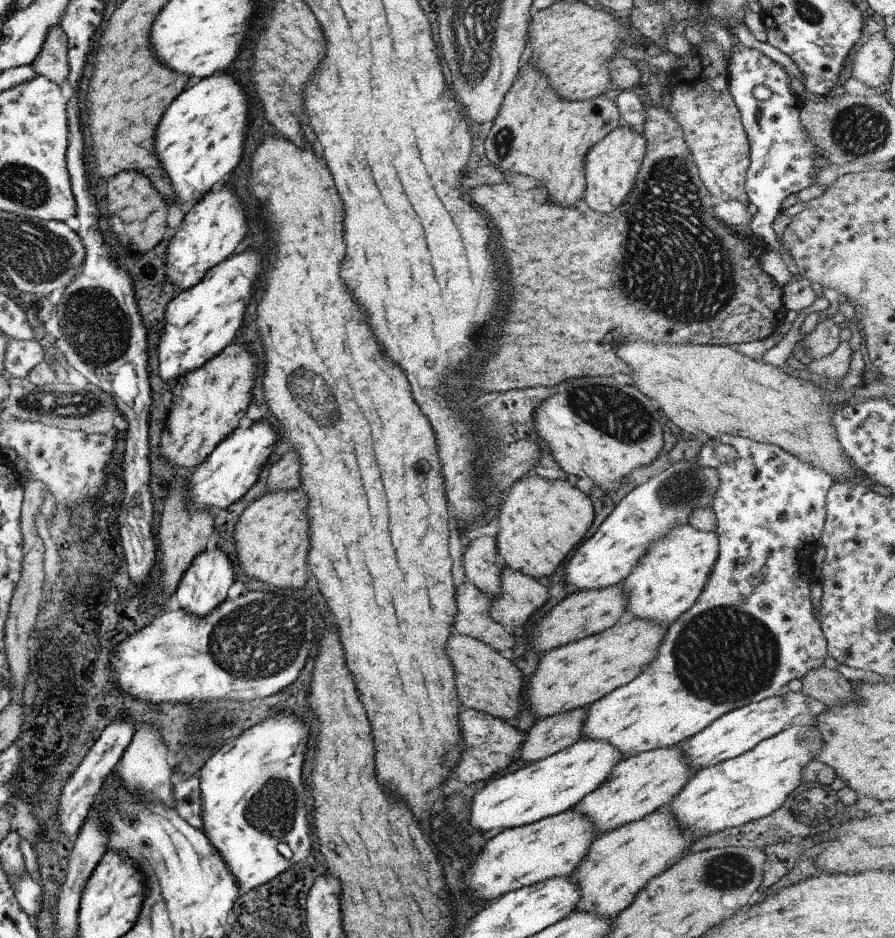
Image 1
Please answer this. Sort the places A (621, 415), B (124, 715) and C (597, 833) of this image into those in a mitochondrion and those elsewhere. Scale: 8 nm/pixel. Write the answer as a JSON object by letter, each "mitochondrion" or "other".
{"A":"mitochondrion","B":"other","C":"other"}

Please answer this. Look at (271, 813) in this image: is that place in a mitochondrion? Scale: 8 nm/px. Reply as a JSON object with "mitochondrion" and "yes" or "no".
{"mitochondrion":"yes"}

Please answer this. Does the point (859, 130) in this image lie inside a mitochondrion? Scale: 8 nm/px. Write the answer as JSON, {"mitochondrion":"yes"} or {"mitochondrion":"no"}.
{"mitochondrion":"yes"}

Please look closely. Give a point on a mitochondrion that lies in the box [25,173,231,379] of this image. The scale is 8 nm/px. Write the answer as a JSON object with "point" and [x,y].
{"point":[95,327]}

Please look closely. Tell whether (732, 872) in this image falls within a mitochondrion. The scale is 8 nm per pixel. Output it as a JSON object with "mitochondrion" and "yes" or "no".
{"mitochondrion":"yes"}

